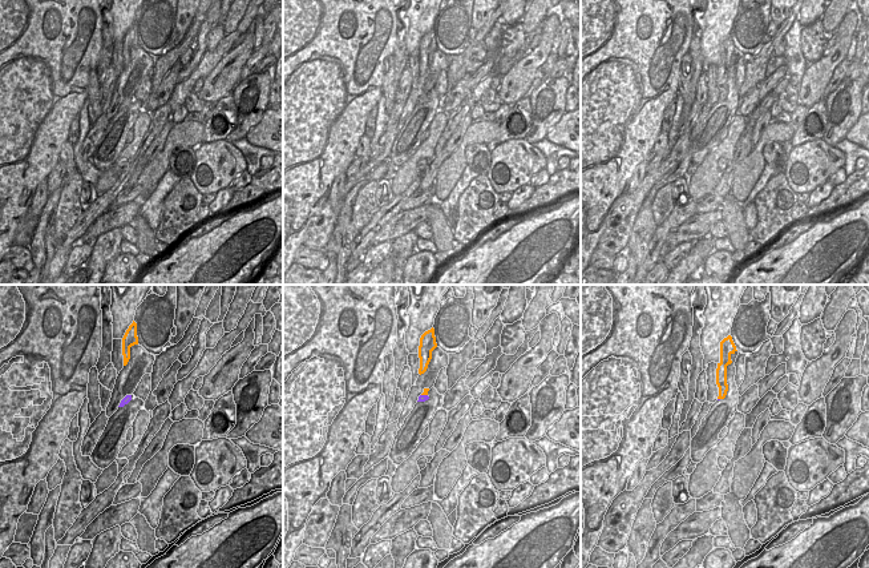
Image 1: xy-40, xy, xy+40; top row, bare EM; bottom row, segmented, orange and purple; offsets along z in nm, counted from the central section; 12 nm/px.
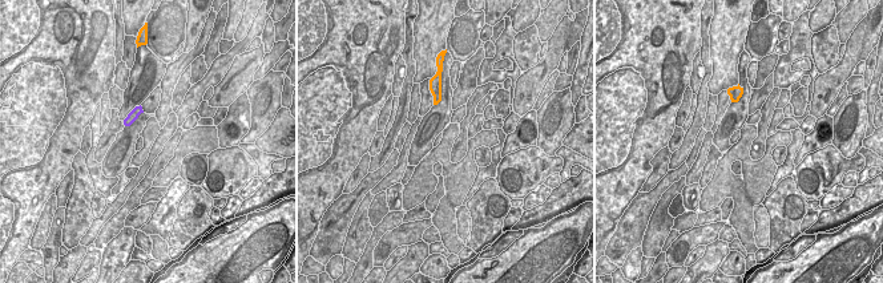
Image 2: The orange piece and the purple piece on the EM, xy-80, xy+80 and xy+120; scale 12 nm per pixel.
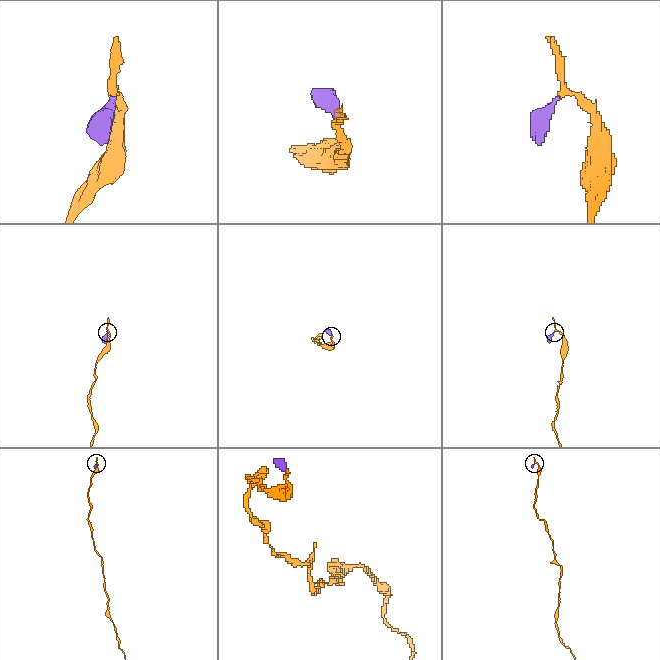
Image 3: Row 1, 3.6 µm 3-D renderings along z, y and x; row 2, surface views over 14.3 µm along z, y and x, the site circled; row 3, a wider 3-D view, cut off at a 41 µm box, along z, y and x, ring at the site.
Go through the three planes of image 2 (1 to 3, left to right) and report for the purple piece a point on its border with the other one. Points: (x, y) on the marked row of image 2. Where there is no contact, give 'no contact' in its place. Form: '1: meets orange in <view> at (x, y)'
1: no contact
2: no contact
3: no contact

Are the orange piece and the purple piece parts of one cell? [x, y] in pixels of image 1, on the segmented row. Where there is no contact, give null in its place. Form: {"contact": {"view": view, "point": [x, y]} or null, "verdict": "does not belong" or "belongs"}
{"contact": {"view": "xy", "point": [424, 394]}, "verdict": "does not belong"}

